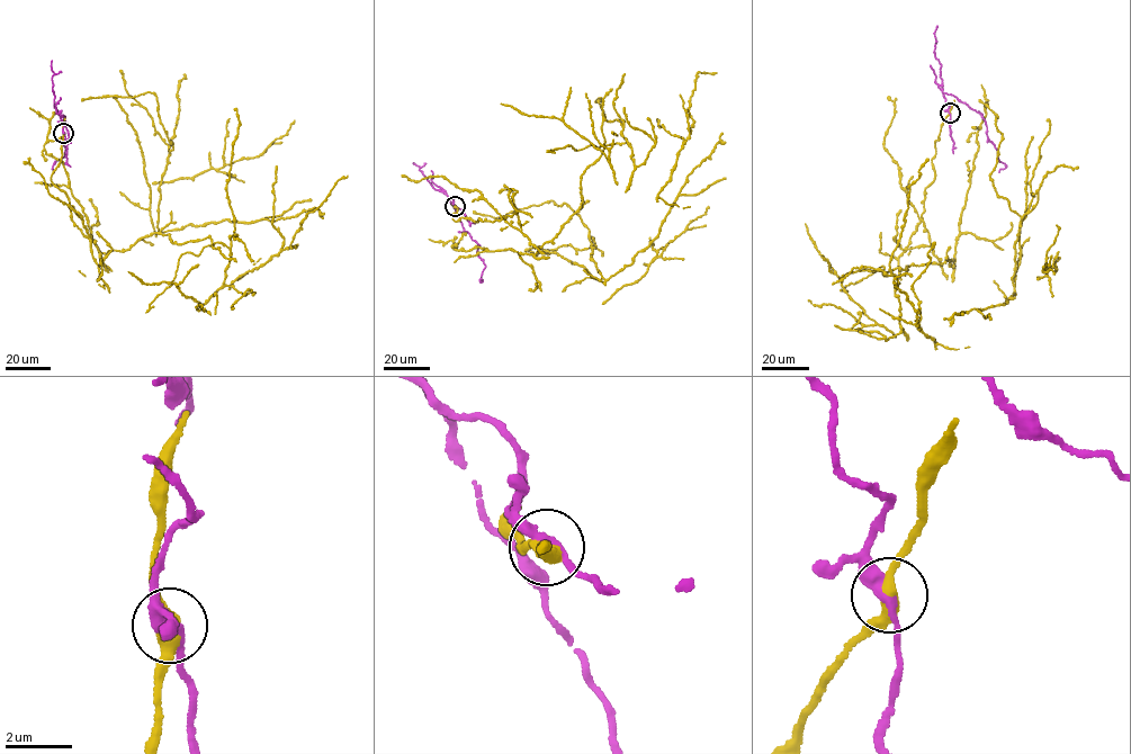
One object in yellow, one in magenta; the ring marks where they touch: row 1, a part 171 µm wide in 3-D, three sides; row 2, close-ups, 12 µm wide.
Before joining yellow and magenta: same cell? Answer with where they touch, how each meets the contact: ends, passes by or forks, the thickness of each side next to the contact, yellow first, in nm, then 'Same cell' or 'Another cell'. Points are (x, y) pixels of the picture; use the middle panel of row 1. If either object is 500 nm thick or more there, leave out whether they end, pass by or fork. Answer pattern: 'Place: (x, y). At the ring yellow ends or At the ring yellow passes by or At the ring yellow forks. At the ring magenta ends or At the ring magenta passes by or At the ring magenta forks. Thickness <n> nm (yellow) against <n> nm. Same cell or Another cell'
Place: (455, 206). At the ring yellow passes by. At the ring magenta passes by. Thickness 400 nm (yellow) against 280 nm. Another cell

